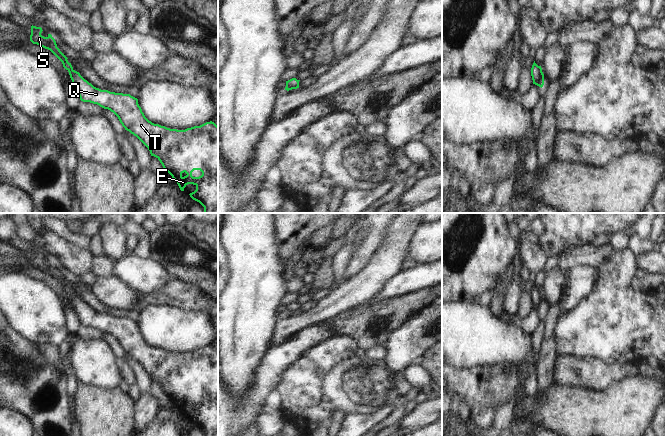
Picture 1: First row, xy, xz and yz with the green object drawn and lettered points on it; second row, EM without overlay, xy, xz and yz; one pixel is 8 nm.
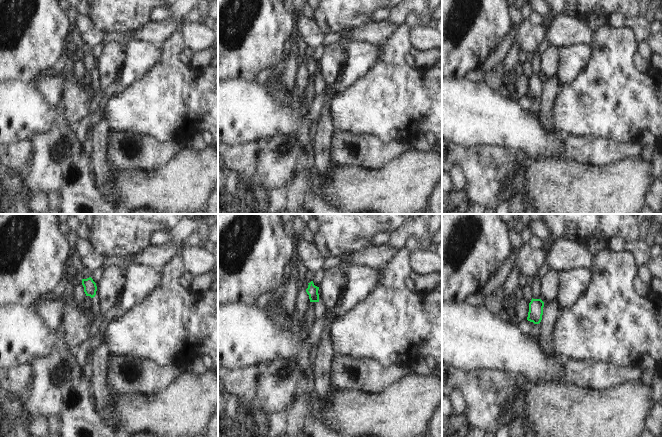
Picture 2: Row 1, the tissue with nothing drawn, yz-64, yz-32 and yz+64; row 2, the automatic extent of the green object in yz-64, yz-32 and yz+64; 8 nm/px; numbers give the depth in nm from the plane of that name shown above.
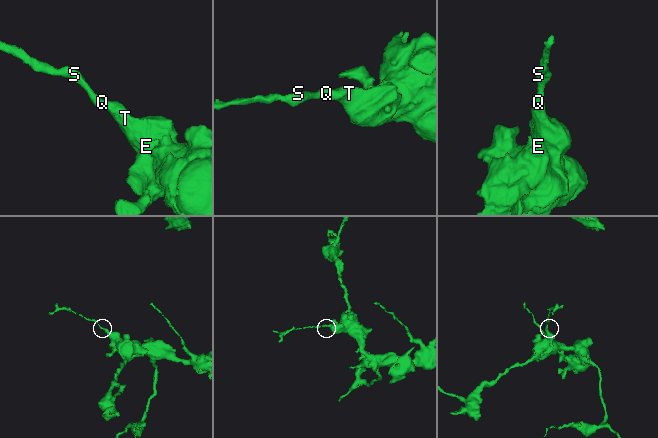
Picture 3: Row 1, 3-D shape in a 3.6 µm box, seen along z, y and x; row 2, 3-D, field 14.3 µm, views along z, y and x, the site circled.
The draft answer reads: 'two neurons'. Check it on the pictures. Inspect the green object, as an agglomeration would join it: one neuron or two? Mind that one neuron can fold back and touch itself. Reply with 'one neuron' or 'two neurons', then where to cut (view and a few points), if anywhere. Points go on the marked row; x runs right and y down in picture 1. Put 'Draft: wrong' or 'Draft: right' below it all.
one neuron | no cut
Draft: wrong

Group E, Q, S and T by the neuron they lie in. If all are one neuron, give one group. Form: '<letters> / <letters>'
E Q S T

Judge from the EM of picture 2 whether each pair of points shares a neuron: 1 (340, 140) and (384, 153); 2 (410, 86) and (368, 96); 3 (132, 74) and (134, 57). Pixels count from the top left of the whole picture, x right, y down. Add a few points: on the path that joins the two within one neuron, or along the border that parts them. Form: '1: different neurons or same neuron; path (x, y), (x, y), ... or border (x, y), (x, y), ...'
1: same neuron; path (351, 141), (359, 143), (368, 152), (373, 153)
2: same neuron; path (400, 96), (378, 96)
3: same neuron; path (132, 70), (134, 68), (134, 61)

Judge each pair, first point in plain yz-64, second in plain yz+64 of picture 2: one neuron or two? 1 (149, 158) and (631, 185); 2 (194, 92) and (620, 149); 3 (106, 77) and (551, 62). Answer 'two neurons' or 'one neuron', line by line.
1: two neurons
2: two neurons
3: one neuron

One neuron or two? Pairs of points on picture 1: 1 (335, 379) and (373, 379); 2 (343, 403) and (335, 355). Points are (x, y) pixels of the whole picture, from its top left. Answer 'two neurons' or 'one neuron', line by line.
1: one neuron
2: two neurons

